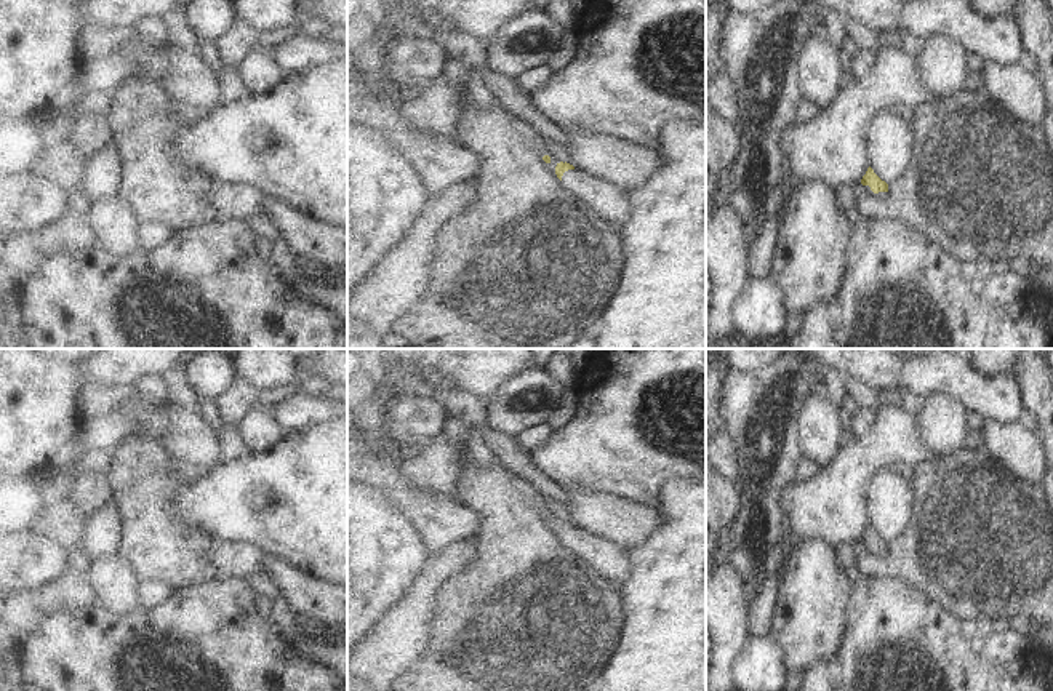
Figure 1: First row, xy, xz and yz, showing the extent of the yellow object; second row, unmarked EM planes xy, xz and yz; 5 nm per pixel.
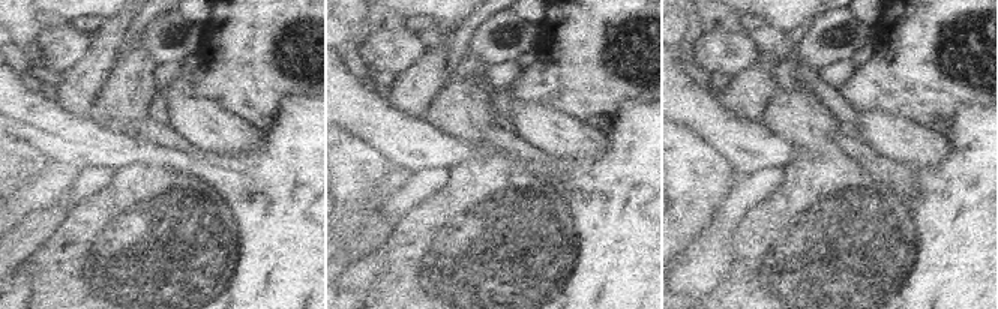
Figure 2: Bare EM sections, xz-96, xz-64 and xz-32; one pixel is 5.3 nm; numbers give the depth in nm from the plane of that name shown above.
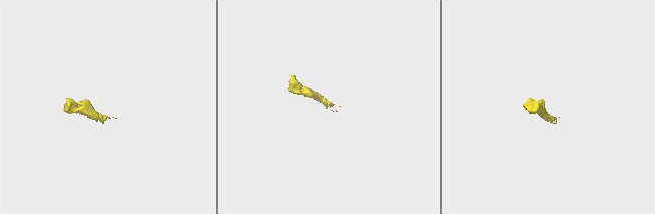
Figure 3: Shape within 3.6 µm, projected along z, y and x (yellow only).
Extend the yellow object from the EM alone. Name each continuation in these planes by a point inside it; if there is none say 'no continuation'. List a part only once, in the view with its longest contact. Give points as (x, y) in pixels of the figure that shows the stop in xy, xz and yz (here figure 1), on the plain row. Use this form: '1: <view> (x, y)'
1: xz (607, 559)

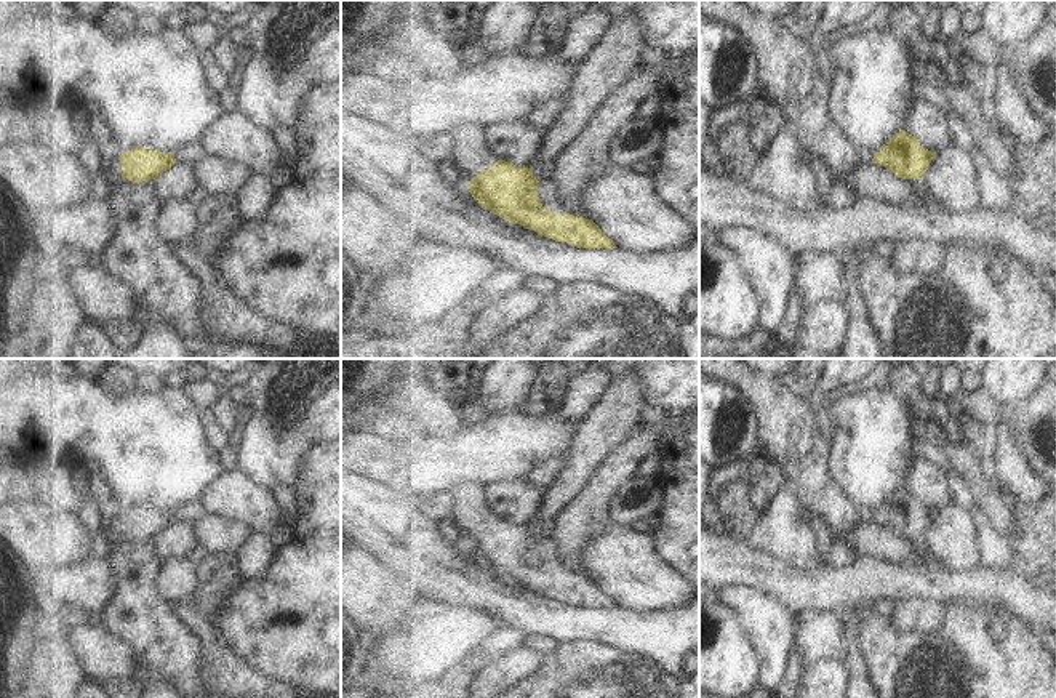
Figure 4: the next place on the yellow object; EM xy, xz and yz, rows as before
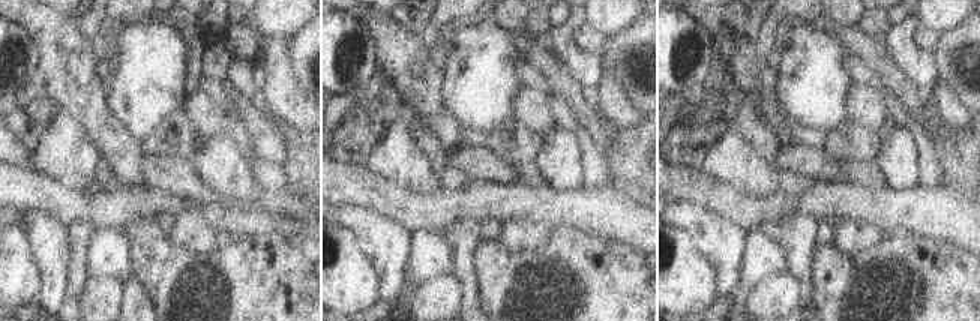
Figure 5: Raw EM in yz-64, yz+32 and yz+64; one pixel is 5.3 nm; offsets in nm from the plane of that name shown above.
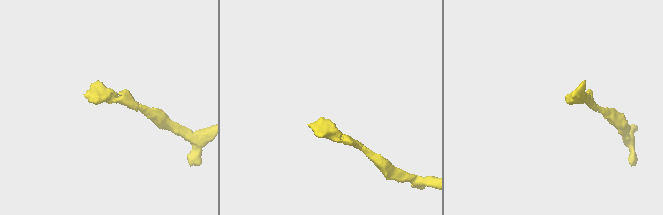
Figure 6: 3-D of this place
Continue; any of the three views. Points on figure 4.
1: xz (464, 509)

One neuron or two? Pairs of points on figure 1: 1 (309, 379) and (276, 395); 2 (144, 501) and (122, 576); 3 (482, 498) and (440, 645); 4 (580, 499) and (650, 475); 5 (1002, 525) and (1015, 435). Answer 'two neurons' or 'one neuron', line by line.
1: one neuron
2: two neurons
3: one neuron
4: two neurons
5: two neurons

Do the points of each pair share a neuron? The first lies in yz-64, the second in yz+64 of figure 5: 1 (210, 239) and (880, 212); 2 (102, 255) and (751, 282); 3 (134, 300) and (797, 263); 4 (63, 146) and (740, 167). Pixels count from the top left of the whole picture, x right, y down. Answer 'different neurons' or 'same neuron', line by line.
1: different neurons
2: same neuron
3: same neuron
4: same neuron

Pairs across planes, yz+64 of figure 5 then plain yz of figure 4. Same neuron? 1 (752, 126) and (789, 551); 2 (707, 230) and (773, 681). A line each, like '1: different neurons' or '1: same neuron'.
1: different neurons
2: same neuron

